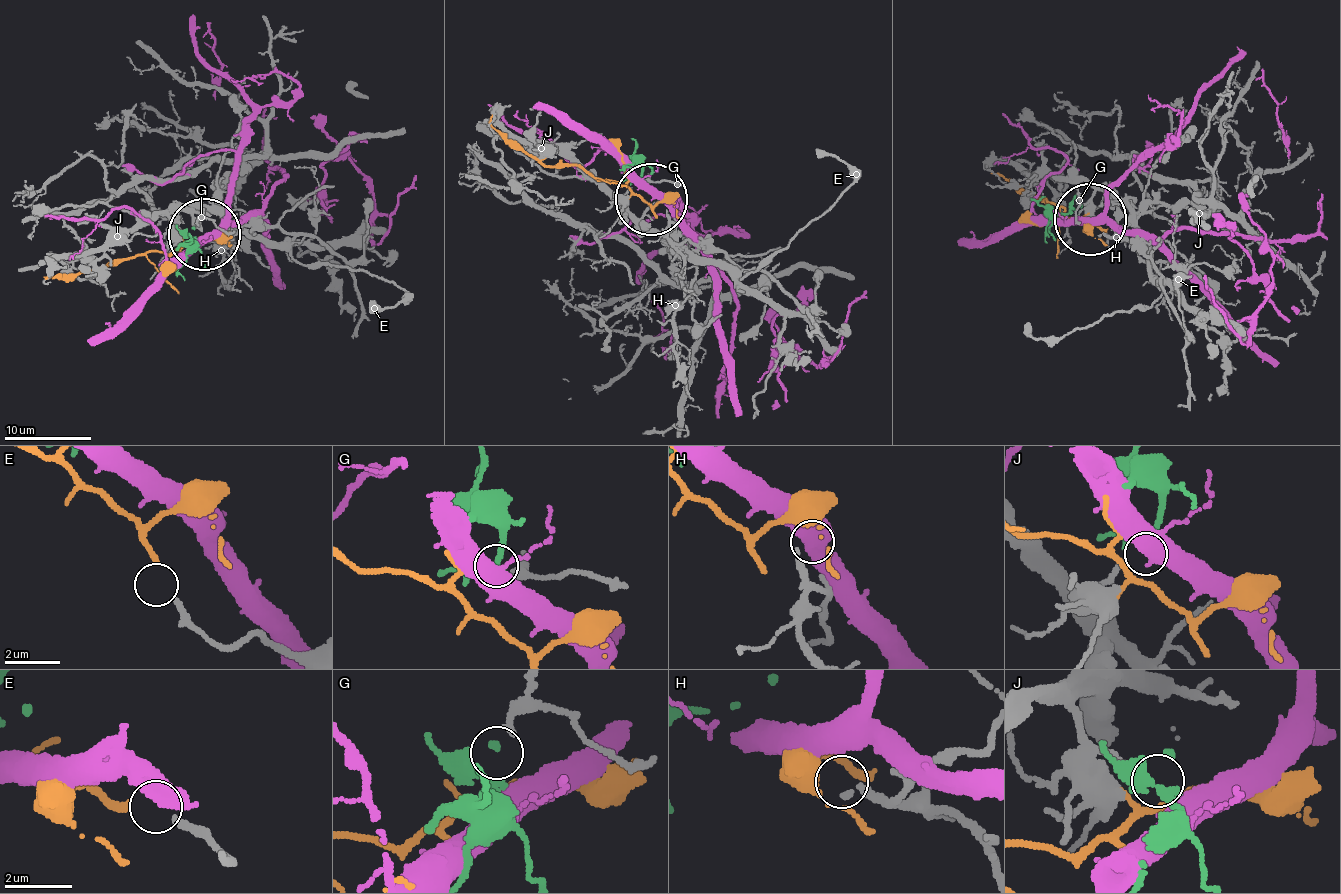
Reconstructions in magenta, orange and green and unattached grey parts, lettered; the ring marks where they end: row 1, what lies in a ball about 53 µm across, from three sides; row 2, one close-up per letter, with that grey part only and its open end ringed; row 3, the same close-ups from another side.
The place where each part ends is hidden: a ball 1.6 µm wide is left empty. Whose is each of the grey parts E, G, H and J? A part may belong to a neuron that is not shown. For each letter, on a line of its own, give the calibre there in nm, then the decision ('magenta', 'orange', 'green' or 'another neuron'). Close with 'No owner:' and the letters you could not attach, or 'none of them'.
E: calibre 240 nm; orange
G: calibre 160 nm; another neuron
H: calibre 220 nm; another neuron
J: calibre 200 nm; green
No owner: G, H

